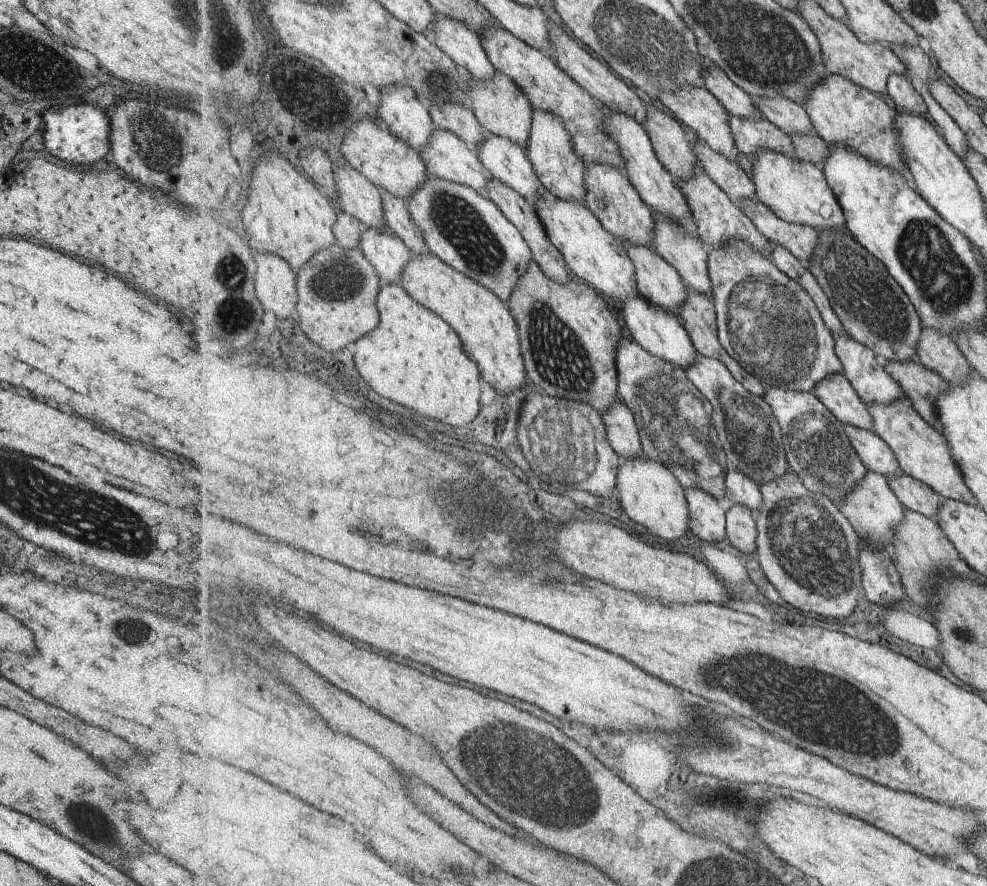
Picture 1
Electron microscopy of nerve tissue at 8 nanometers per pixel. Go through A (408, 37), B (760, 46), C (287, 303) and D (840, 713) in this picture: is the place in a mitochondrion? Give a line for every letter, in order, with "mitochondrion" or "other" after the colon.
A: other
B: mitochondrion
C: other
D: mitochondrion

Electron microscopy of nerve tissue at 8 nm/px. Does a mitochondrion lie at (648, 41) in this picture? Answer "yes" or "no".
yes

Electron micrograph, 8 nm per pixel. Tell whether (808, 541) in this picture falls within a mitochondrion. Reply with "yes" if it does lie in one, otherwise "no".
yes

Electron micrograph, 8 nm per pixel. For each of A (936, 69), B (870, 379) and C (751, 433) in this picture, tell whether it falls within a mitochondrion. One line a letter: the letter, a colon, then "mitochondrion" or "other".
A: other
B: other
C: mitochondrion

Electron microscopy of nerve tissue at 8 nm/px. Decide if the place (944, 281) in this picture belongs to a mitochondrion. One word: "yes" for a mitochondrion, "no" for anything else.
yes

